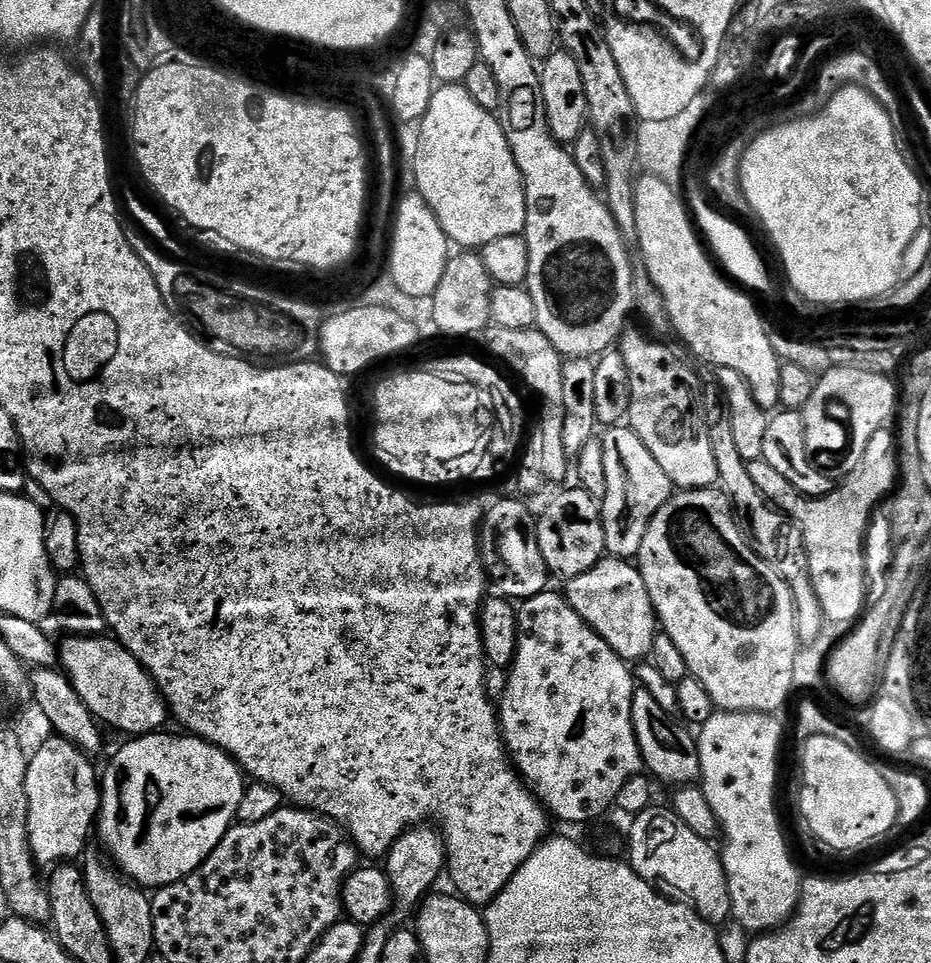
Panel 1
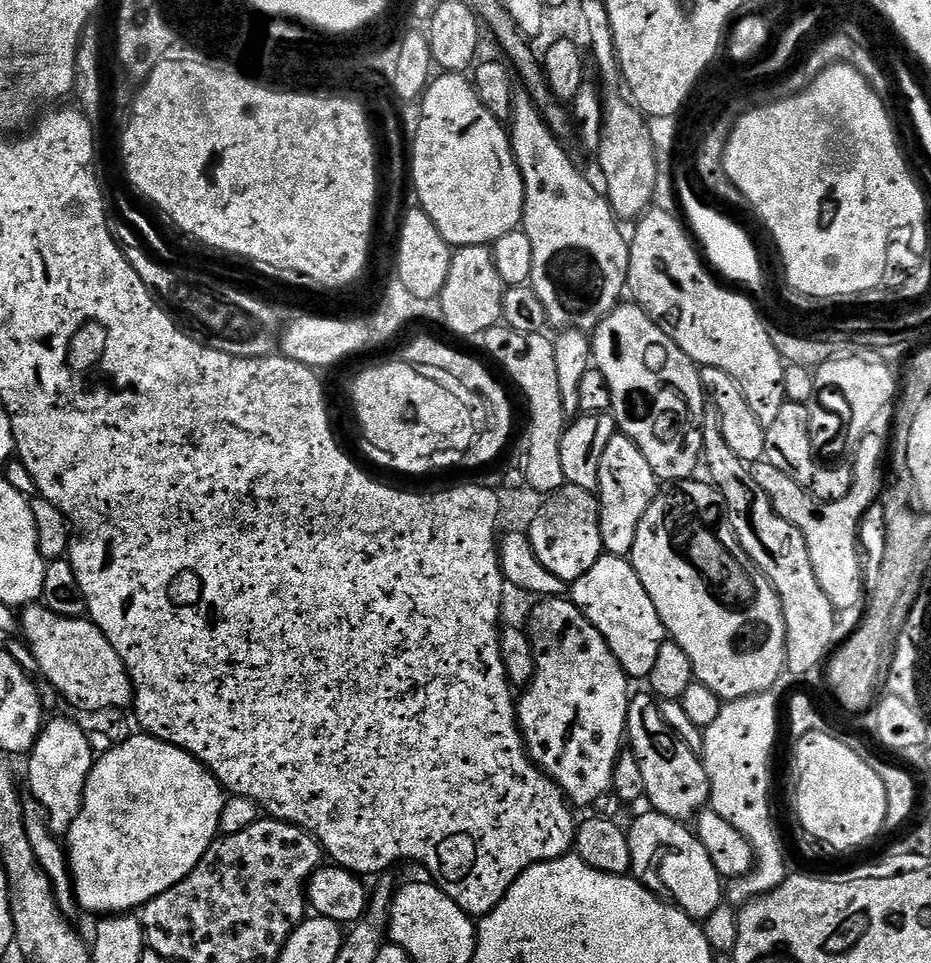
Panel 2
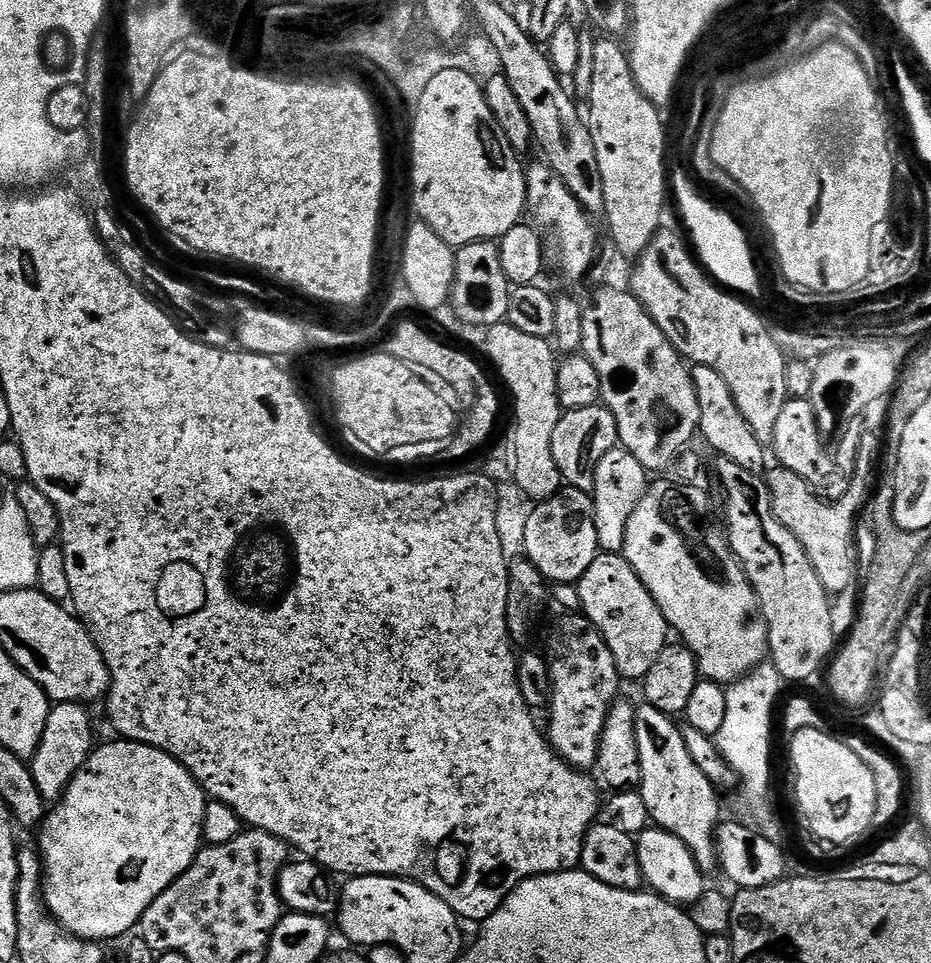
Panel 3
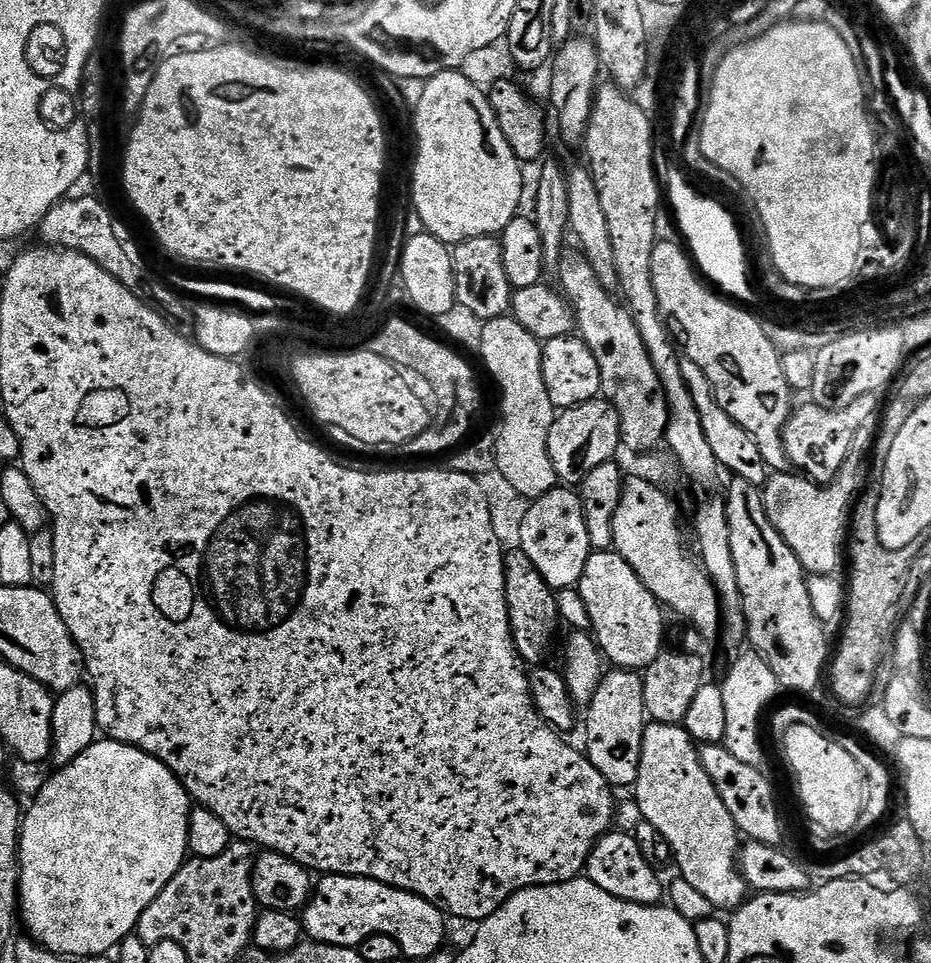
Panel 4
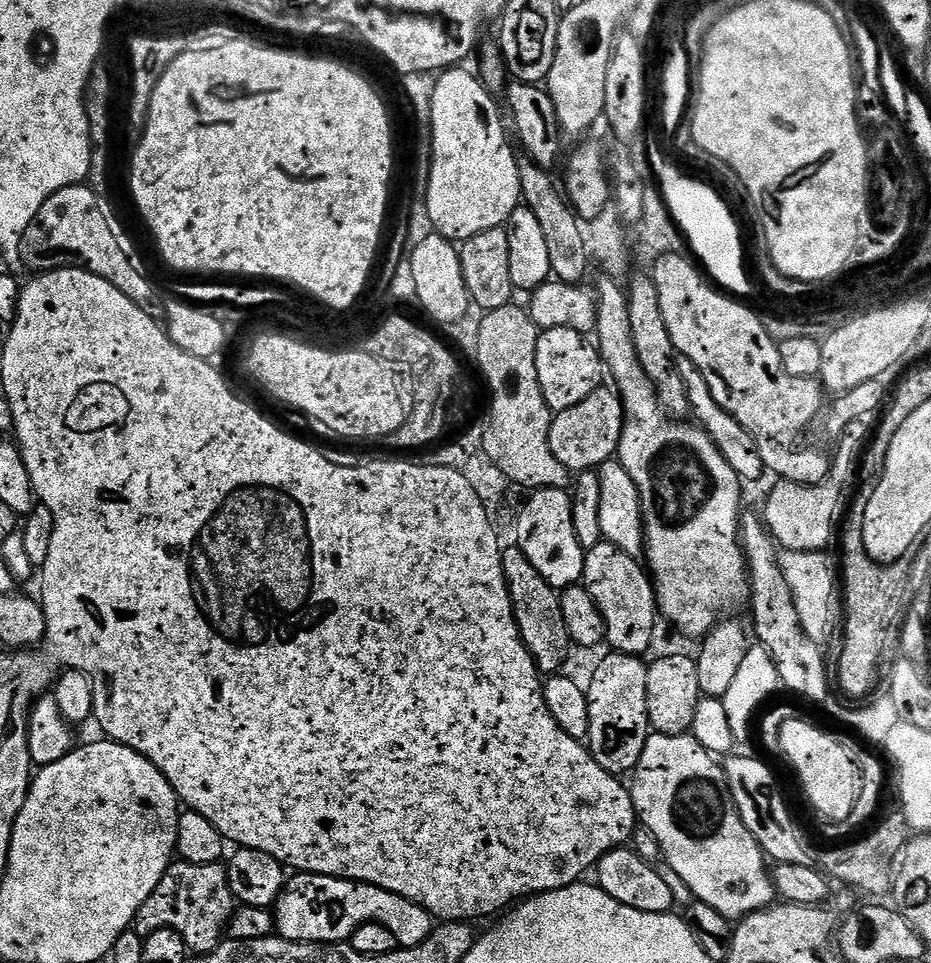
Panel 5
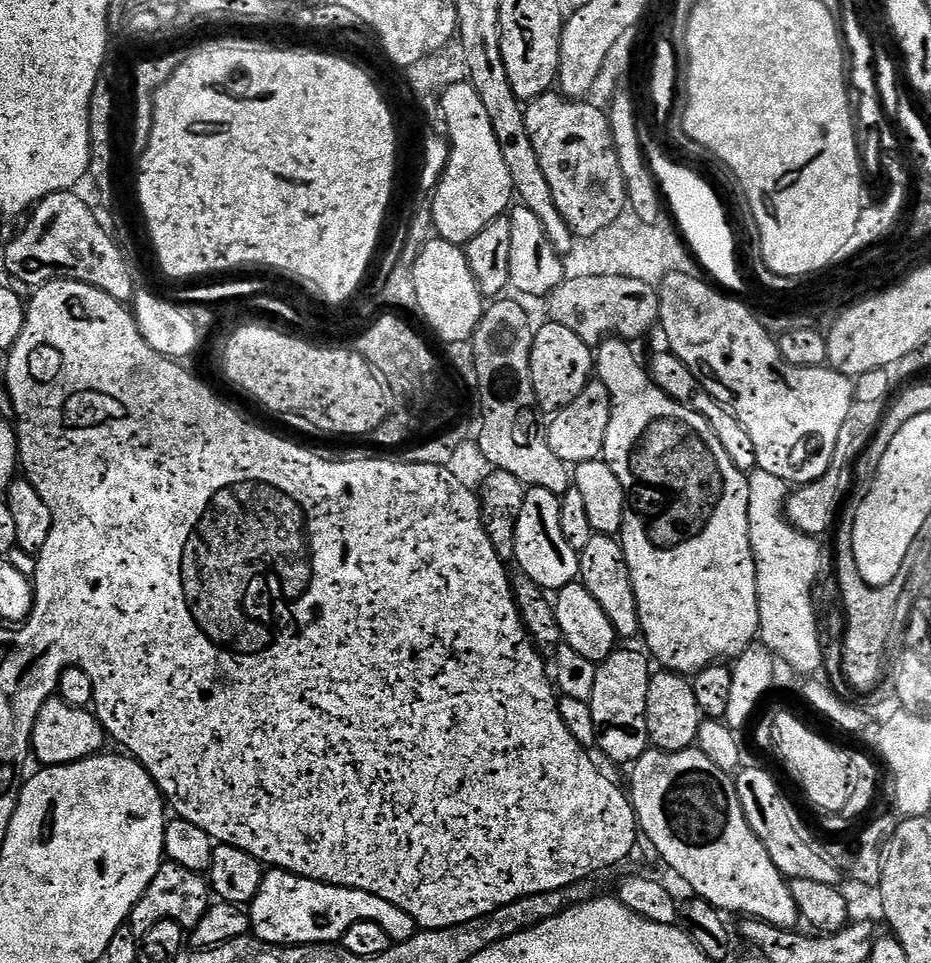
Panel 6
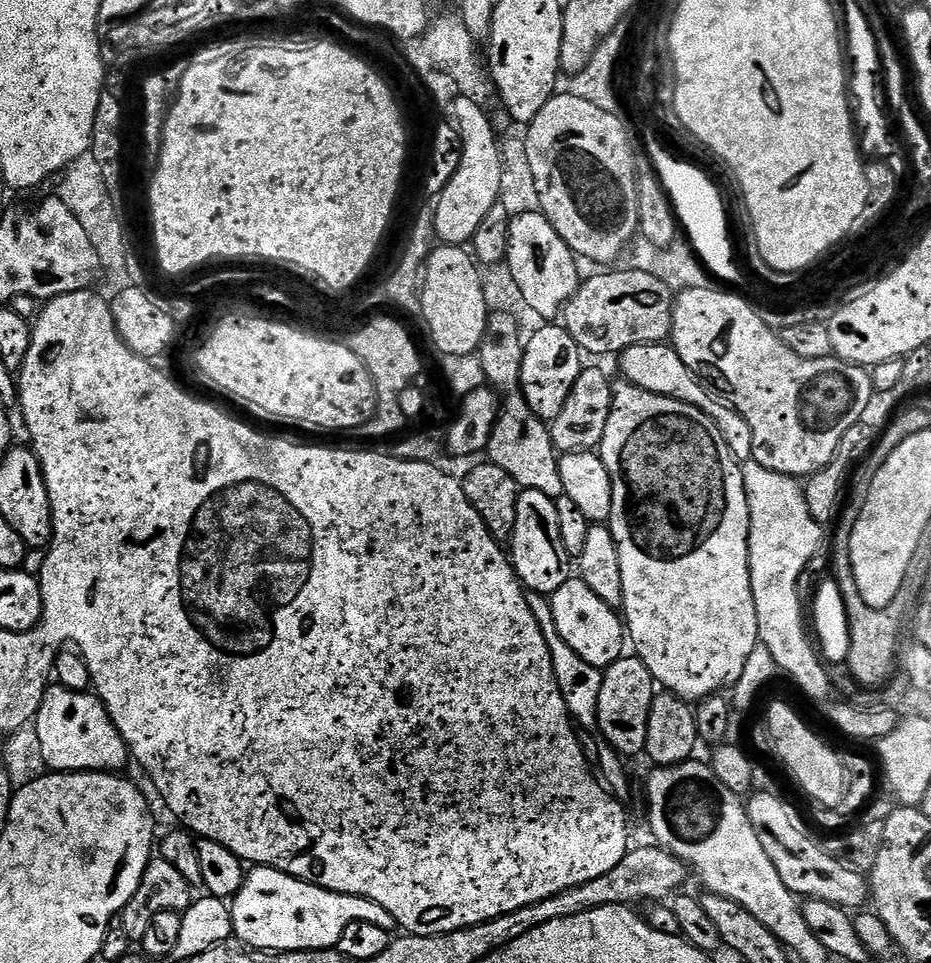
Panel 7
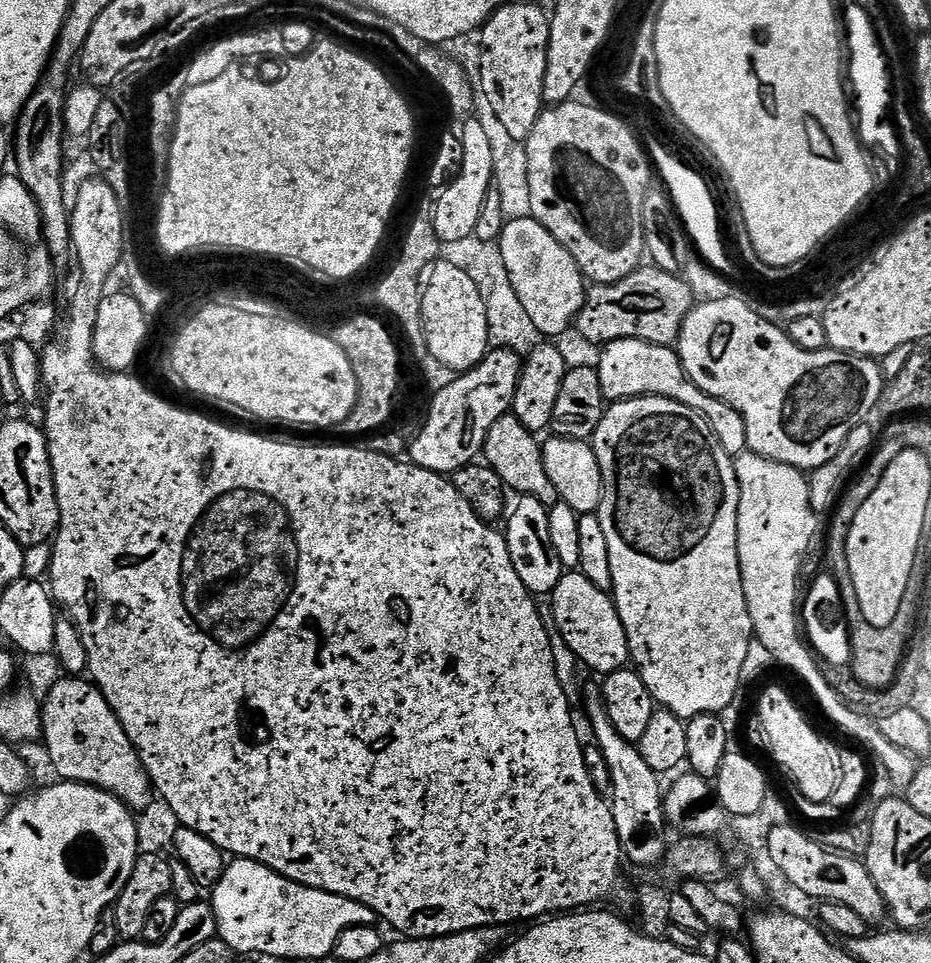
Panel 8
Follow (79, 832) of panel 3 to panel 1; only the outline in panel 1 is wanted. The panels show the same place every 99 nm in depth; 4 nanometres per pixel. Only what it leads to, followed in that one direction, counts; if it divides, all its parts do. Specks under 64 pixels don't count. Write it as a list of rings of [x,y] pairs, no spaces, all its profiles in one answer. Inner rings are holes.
[[[168,730],[158,732],[150,732],[146,736],[138,736],[129,739],[128,744],[124,744],[116,752],[116,757],[112,760],[112,765],[102,772],[102,787],[100,789],[100,814],[98,817],[98,836],[100,832],[100,840],[108,847],[107,855],[110,857],[111,863],[129,881],[135,885],[139,885],[144,890],[155,890],[157,888],[165,888],[168,884],[178,882],[182,878],[186,878],[201,864],[218,846],[218,842],[222,842],[222,838],[232,827],[238,814],[238,806],[242,803],[242,794],[246,787],[246,773],[239,764],[236,763],[234,757],[223,752],[217,744],[206,742],[200,736],[191,734],[179,734],[180,736],[171,736]]]

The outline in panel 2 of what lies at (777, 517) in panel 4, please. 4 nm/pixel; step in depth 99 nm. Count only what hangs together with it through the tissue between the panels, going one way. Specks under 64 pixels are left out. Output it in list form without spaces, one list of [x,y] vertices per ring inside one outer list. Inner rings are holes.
[[[876,430],[865,432],[854,449],[855,456],[852,489],[849,492],[847,489],[836,500],[827,502],[817,500],[815,496],[805,491],[795,475],[778,470],[778,466],[770,466],[766,462],[751,465],[754,482],[762,486],[766,498],[770,498],[776,513],[786,518],[786,522],[798,526],[798,530],[802,530],[802,538],[806,538],[806,550],[810,550],[810,566],[814,566],[814,578],[818,578],[818,586],[822,586],[826,598],[830,598],[830,602],[840,614],[850,611],[851,608],[859,609],[866,596],[866,584],[864,588],[864,572],[860,569],[860,548],[856,545],[856,535],[860,532],[860,519],[867,514],[871,504],[873,507],[877,503],[886,480],[885,437],[883,440]]]

